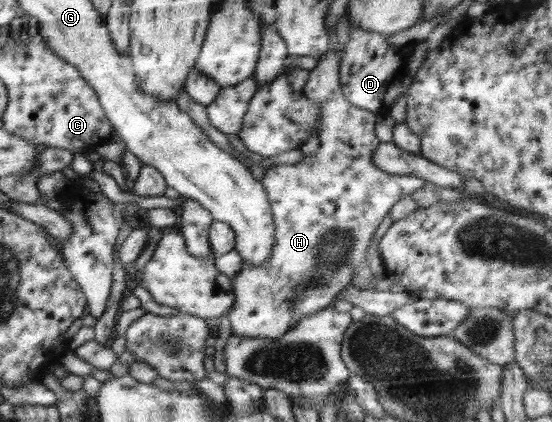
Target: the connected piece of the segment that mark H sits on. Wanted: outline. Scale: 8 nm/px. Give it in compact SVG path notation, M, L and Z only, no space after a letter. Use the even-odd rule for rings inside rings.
M335 31L327 32L327 35L330 35L328 50L318 57L318 64L309 71L308 81L302 88L306 97L320 107L317 126L320 146L315 153L304 154L297 163L268 168L259 181L270 202L276 230L268 260L264 260L262 264L242 261L240 272L232 278L235 300L228 312L228 319L233 334L239 338L279 339L298 319L332 307L332 301L352 285L354 273L358 270L365 271L368 245L390 208L426 183L416 175L390 174L372 163L372 153L380 143L375 134L376 115L352 105L344 97L340 85L340 62L336 56L338 39Z

